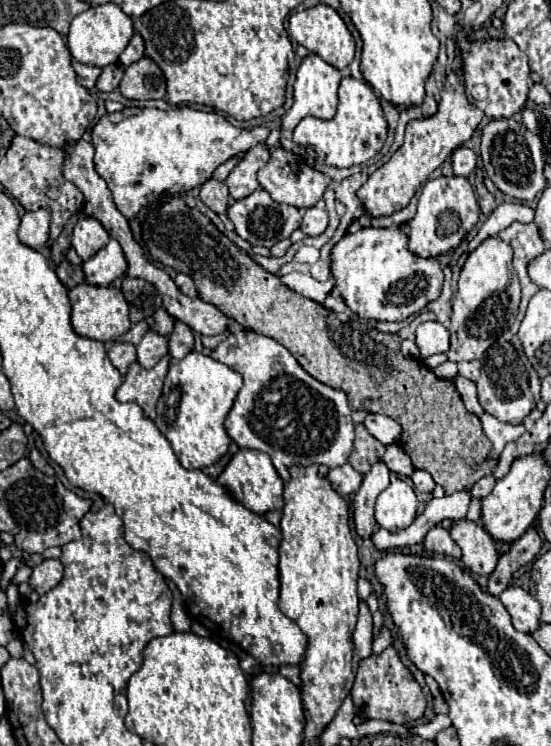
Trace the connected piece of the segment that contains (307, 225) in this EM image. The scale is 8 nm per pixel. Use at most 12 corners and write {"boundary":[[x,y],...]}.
{"boundary":[[307,208],[301,230],[319,236],[329,224],[325,208]]}

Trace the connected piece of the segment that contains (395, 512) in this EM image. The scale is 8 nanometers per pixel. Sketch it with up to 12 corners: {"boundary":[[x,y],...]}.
{"boundary":[[393,478],[377,498],[377,524],[407,528],[417,514],[413,488]]}

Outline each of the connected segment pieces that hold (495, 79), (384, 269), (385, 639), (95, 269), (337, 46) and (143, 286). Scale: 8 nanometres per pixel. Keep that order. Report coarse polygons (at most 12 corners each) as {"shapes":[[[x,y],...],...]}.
{"shapes":[[[509,38],[463,50],[465,88],[489,118],[521,112],[533,86]],[[399,228],[331,250],[345,304],[401,322],[437,300],[443,270]],[[381,628],[373,642],[373,652],[379,656],[391,644],[391,632]],[[117,240],[83,262],[85,282],[109,286],[127,262]],[[331,6],[293,12],[289,36],[327,64],[353,62],[355,40]],[[125,278],[123,294],[133,324],[161,308],[157,288],[141,278]]]}

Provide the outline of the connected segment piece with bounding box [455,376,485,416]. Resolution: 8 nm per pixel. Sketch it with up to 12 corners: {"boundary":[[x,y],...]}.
{"boundary":[[463,376],[455,378],[465,408],[475,416],[485,414],[477,402],[477,388]]}

